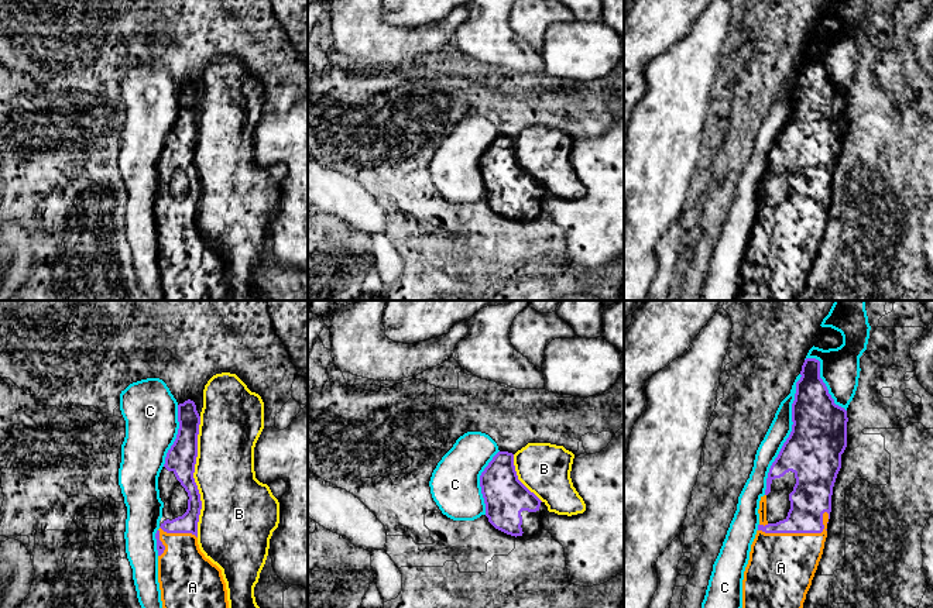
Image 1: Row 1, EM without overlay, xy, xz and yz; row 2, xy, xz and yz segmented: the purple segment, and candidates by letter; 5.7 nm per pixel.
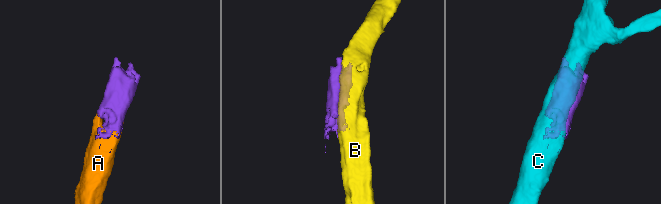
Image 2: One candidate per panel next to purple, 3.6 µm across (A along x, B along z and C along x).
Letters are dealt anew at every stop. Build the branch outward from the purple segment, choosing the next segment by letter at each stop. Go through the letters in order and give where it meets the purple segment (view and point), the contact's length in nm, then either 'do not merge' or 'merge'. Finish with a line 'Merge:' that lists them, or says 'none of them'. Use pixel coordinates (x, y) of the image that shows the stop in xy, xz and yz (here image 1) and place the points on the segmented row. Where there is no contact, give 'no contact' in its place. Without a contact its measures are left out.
A: contact yz (801, 532); length 420 nm; merge
B: contact xy (192, 477); length 700 nm; do not merge
C: contact yz (789, 435); length 700 nm; do not merge
Merge: A

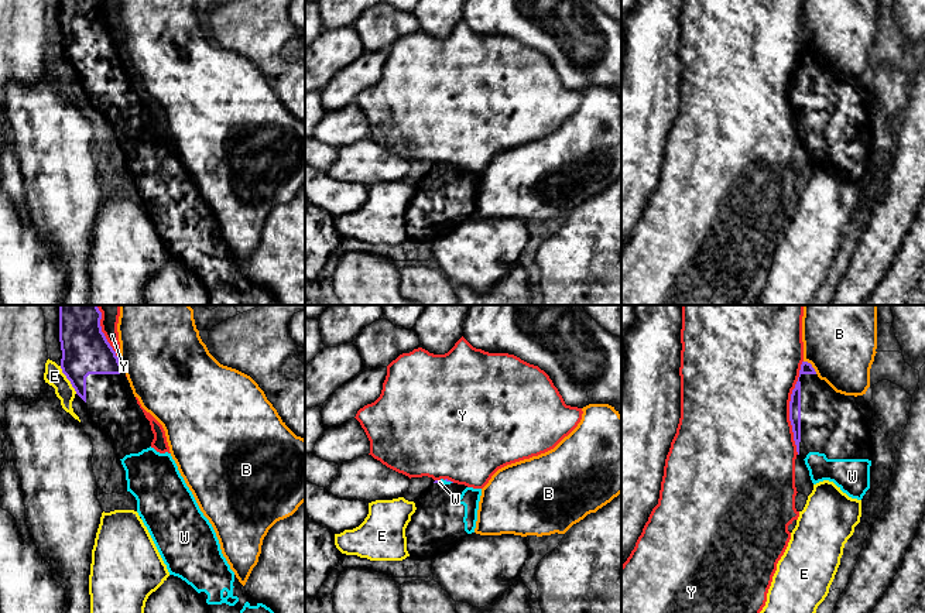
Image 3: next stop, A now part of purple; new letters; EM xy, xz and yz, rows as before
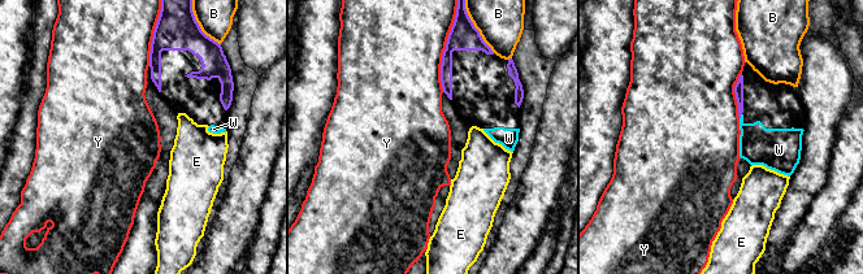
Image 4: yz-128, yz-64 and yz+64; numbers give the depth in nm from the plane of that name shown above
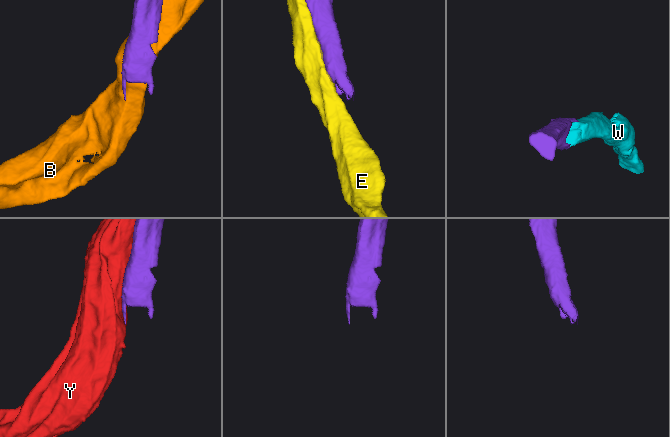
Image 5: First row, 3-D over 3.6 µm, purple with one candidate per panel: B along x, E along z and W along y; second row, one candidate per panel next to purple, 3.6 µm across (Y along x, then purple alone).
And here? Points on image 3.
B: contact yz (811, 366); length 110 nm; do not merge
E: contact xy (68, 379); length 190 nm; do not merge
W: contact xz (449, 480); length 50 nm; merge
Y: contact yz (790, 407); length 550 nm; do not merge
Merge: W

